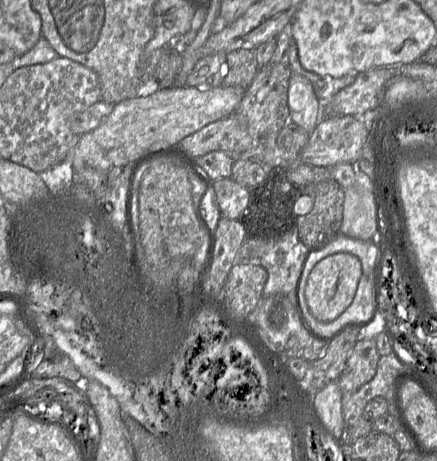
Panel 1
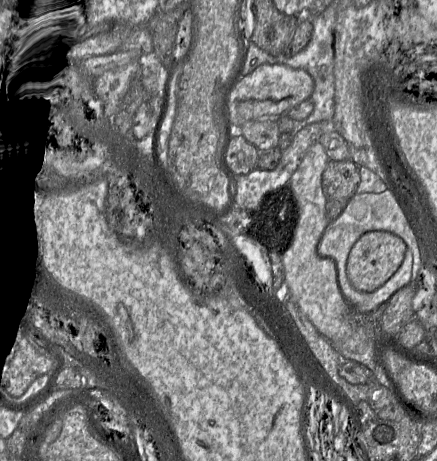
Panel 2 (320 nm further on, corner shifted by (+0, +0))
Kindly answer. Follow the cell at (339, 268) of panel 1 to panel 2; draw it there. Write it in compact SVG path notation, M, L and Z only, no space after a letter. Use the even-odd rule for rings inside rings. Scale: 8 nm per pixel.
M387 231L363 234L352 246L347 259L347 277L360 292L371 293L389 281L402 266L407 247L398 236Z

